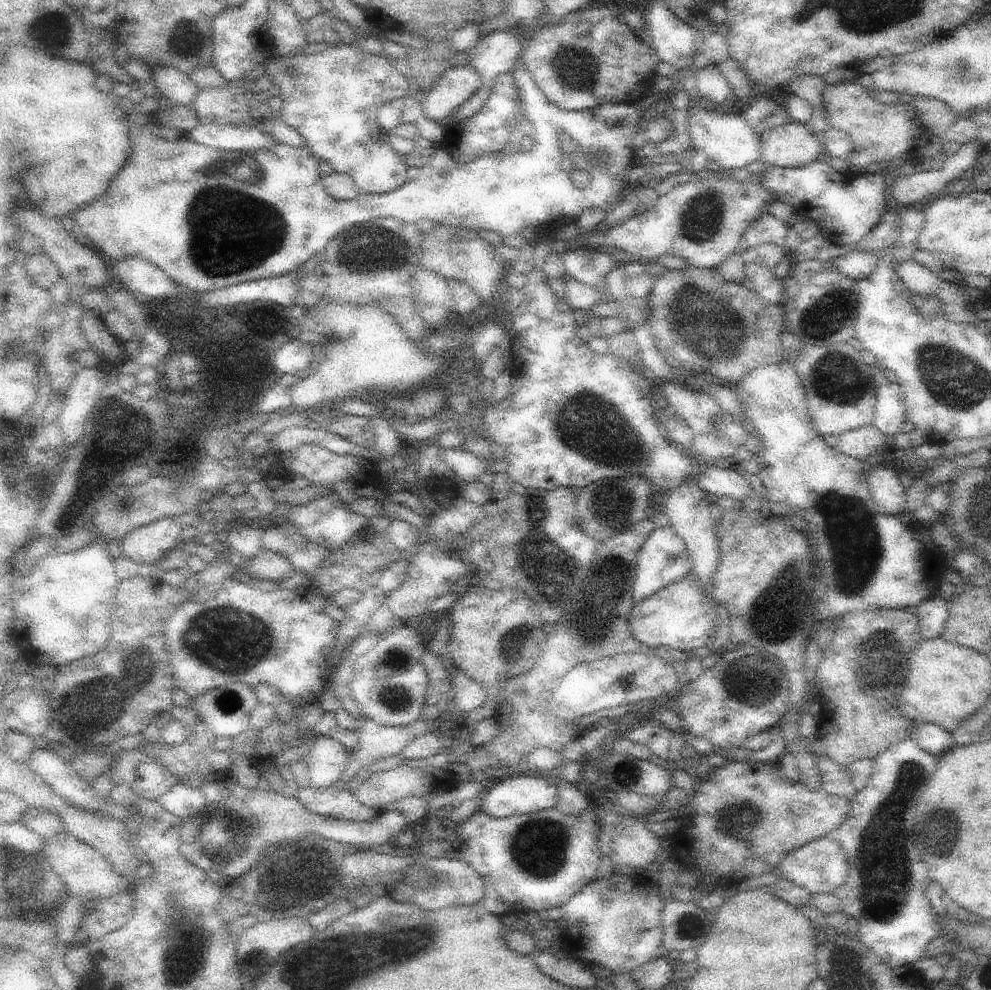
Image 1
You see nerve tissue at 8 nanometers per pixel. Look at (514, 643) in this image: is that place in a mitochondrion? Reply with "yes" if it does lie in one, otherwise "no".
yes

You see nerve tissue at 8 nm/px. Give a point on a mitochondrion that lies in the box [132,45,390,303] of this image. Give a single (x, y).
(230, 230)

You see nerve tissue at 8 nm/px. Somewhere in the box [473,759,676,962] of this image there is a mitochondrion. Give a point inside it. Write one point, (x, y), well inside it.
(539, 846)

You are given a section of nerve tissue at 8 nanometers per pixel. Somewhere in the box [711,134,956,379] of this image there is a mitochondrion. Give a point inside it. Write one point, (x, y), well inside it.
(824, 318)

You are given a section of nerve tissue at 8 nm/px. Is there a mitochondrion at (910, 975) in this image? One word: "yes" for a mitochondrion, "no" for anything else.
no

